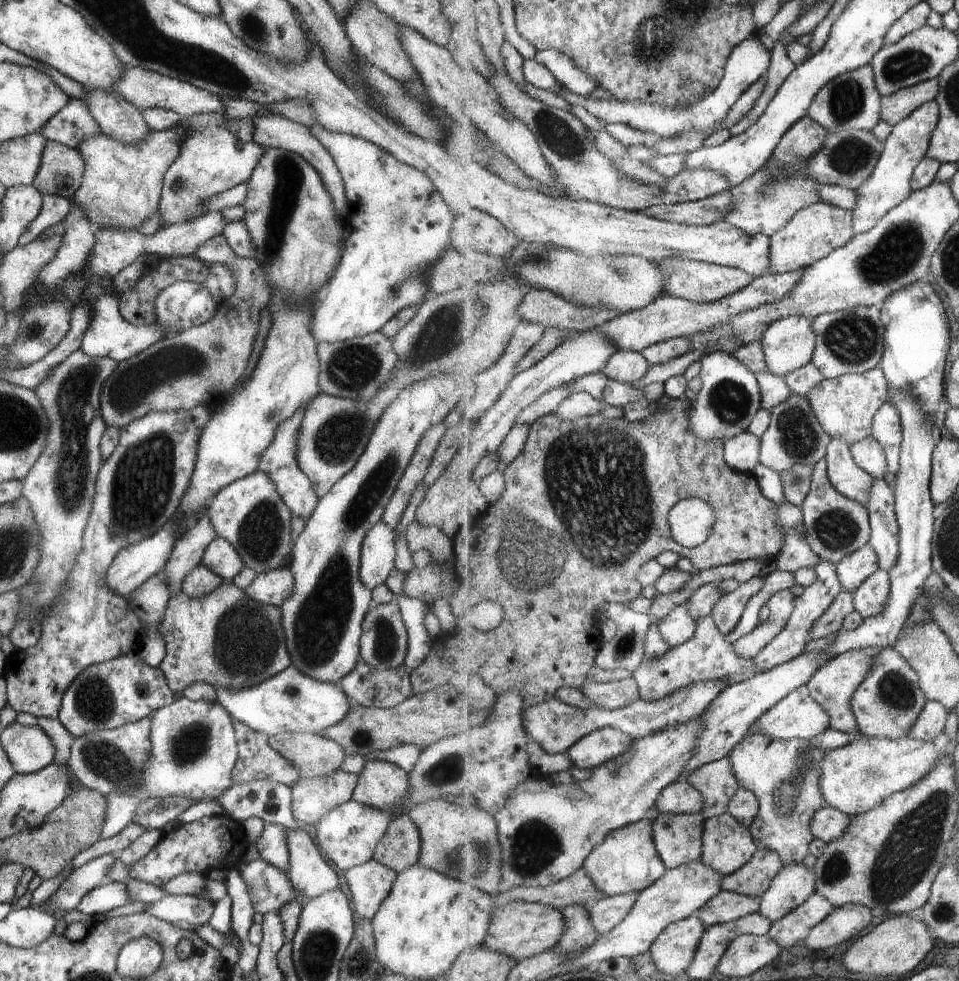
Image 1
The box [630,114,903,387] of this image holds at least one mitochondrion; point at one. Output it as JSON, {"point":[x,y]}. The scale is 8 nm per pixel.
{"point":[851,339]}

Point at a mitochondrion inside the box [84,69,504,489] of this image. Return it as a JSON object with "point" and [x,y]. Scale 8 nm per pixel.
{"point":[136,383]}

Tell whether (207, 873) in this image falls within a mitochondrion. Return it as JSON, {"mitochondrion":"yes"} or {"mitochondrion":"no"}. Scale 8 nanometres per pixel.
{"mitochondrion":"no"}

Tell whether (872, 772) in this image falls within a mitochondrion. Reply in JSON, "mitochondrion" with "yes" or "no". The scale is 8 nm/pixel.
{"mitochondrion":"yes"}

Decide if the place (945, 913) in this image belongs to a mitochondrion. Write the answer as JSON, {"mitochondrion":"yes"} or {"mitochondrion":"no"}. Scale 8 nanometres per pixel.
{"mitochondrion":"yes"}

